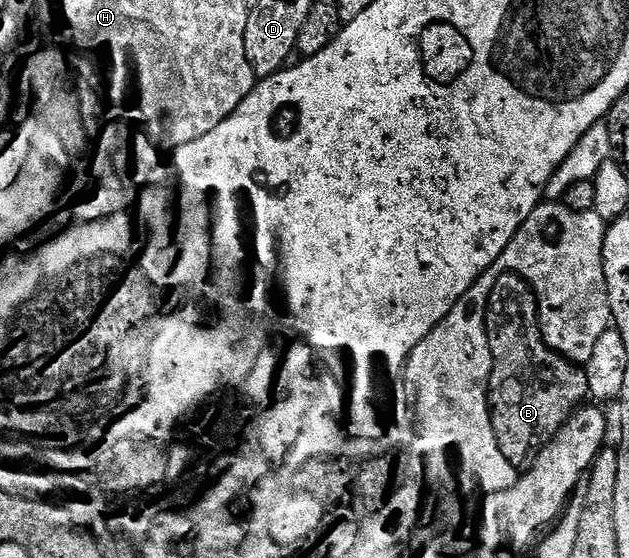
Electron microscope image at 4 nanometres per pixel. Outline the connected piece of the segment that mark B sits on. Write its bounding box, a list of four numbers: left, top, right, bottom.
[488,273,589,471]

